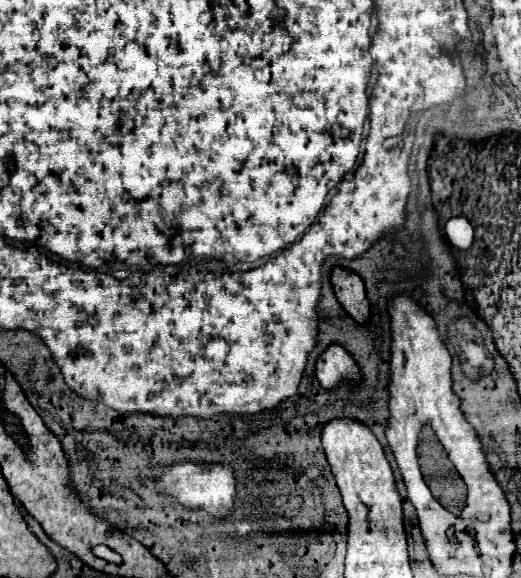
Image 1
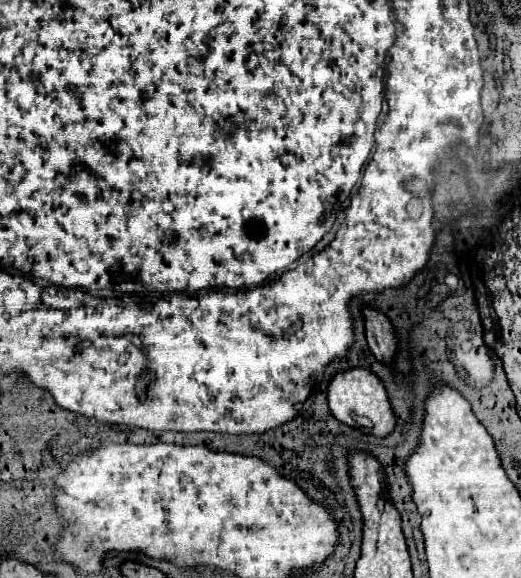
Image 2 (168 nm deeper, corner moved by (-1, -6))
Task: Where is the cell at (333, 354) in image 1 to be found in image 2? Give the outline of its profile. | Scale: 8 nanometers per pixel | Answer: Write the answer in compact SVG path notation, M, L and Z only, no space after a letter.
M353 368L353 370L337 374L329 384L327 398L329 398L331 414L339 422L343 422L351 428L357 428L353 416L367 416L373 422L373 430L375 430L373 436L385 436L385 434L393 432L393 426L397 420L393 418L393 408L389 406L387 390L385 390L383 382L377 378L377 374L373 374L369 368Z

